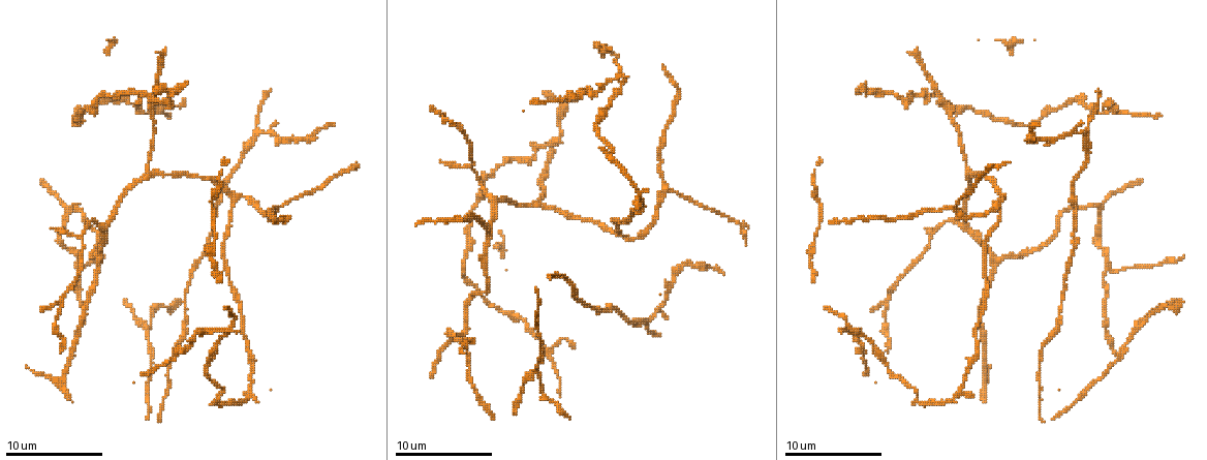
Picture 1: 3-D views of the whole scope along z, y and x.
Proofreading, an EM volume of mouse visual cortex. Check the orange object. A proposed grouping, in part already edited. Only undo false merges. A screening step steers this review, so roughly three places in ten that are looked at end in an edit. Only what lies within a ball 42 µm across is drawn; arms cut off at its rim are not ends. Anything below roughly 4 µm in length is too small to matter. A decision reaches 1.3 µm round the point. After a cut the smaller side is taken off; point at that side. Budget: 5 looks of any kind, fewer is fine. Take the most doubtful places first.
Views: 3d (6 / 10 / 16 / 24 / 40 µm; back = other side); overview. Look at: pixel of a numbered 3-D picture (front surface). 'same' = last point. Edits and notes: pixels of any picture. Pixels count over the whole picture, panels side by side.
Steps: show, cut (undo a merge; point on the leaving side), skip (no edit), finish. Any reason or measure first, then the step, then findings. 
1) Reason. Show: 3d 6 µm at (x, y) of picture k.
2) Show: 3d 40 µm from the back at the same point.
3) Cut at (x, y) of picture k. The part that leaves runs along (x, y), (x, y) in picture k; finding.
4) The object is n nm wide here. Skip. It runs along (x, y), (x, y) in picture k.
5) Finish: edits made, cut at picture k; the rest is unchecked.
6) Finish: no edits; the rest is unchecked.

Three arms meet. Show: 3d 10 µm at (235, 201) of picture 1.

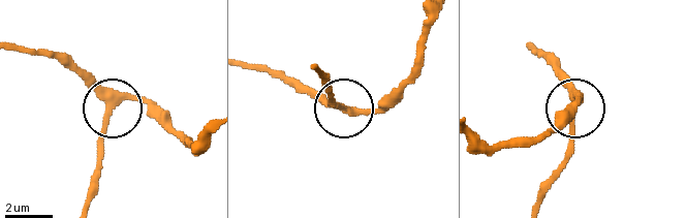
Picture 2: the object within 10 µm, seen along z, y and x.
Closer look. Show: 3d 6 µm at (112, 105) of picture 2.

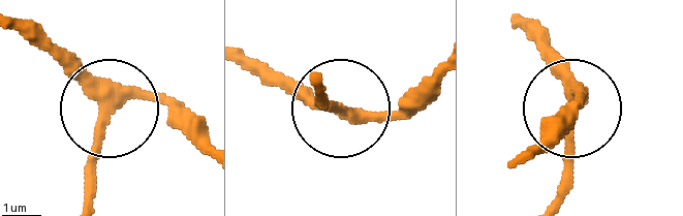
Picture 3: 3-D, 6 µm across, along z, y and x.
Skip. It runs along (40, 39), (106, 115), (90, 204) in picture 3; all the same neuron.

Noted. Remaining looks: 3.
Three arms meet. Show: 3d 10 µm at (1108, 268) of picture 1.

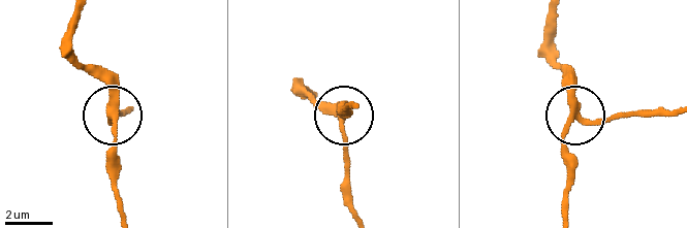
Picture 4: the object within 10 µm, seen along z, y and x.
The object is 270 nm wide here. Skip. It runs along (551, 20), (551, 49), (574, 96), (563, 143), (569, 189) in picture 4; continuous, no second neuron.

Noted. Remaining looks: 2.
Show: 3d 10 µm at (277, 207) of picture 1.

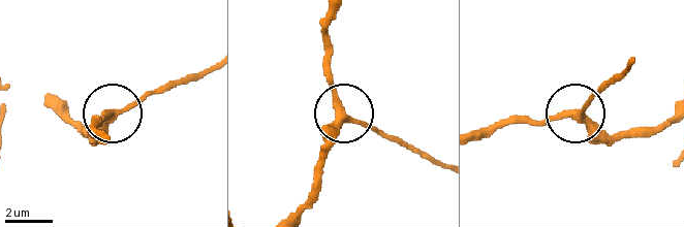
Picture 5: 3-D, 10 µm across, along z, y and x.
The object is 270 nm wide here. Skip. It runs along (299, 206), (308, 194), (323, 135), (344, 111), (323, 66) in picture 5; continuous, no second neuron.

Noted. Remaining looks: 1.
Finish: no edits; the rest is unchecked.

